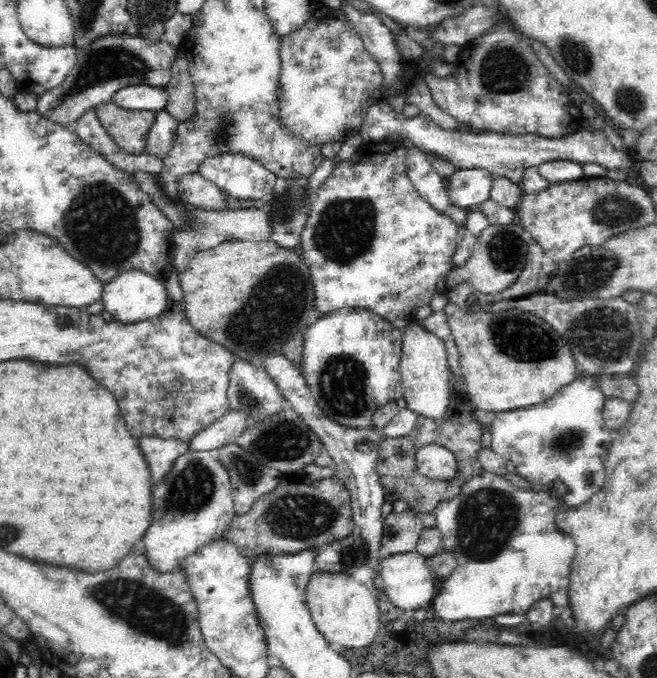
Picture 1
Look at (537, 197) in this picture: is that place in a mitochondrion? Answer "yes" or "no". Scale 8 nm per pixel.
no

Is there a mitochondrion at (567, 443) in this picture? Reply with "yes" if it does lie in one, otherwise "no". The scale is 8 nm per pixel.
yes

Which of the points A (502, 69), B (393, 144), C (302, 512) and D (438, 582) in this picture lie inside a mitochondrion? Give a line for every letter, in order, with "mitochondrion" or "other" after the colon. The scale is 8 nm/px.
A: mitochondrion
B: other
C: mitochondrion
D: other

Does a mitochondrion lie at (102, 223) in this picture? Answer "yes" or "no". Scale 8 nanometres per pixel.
yes

